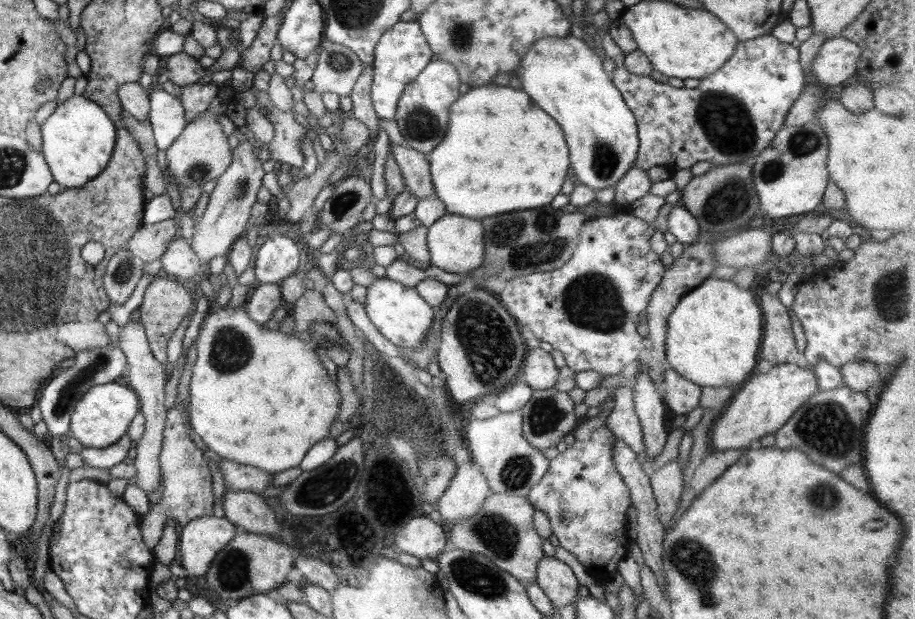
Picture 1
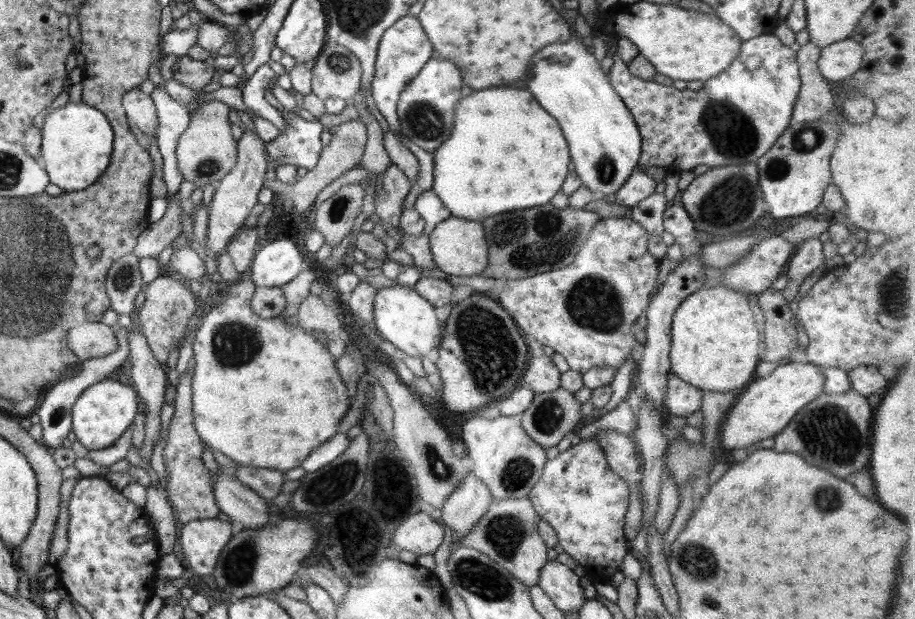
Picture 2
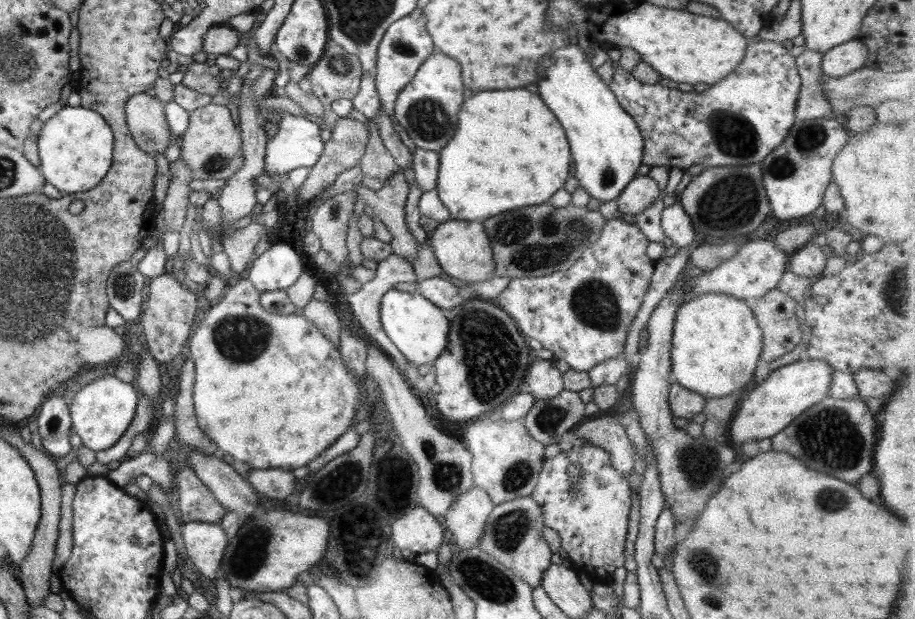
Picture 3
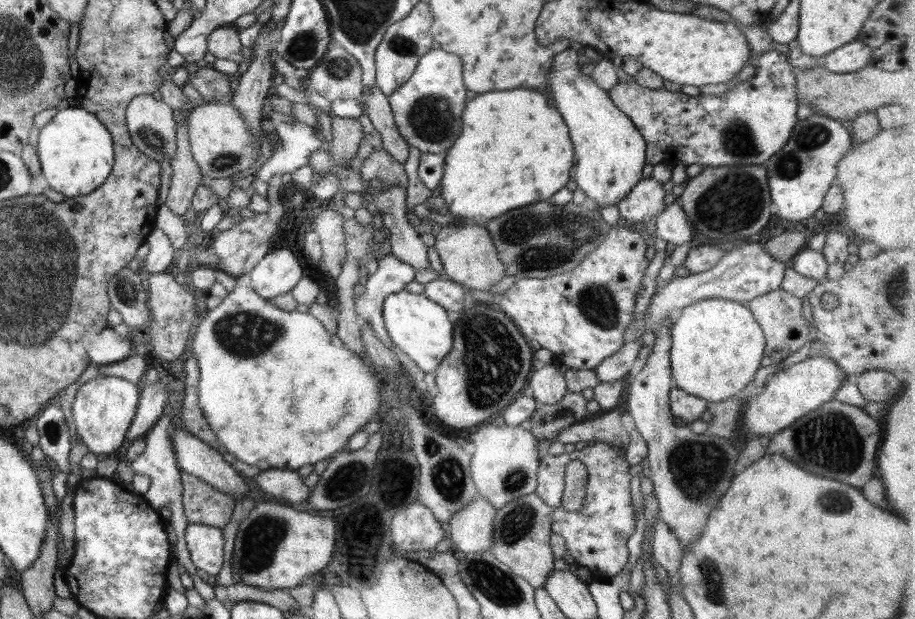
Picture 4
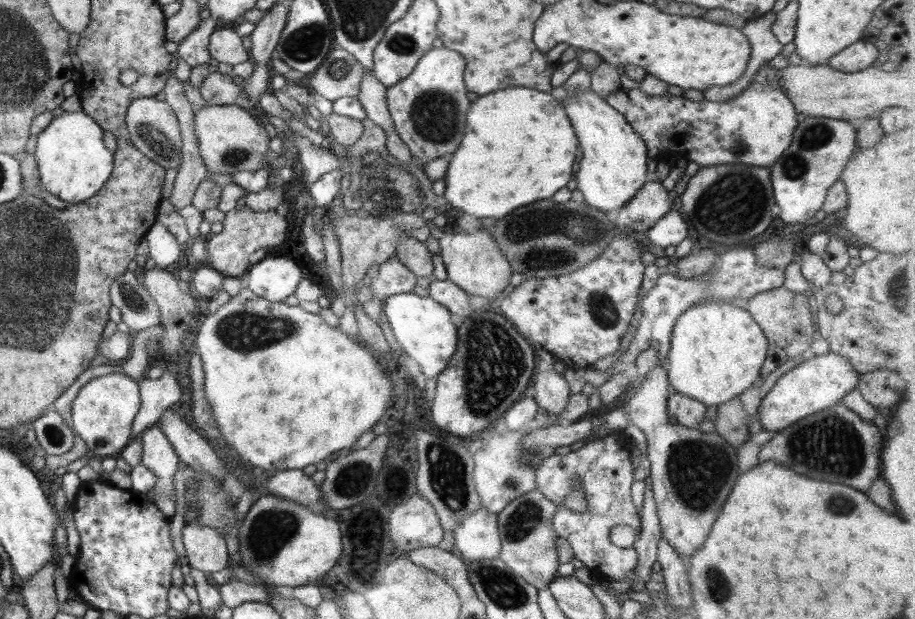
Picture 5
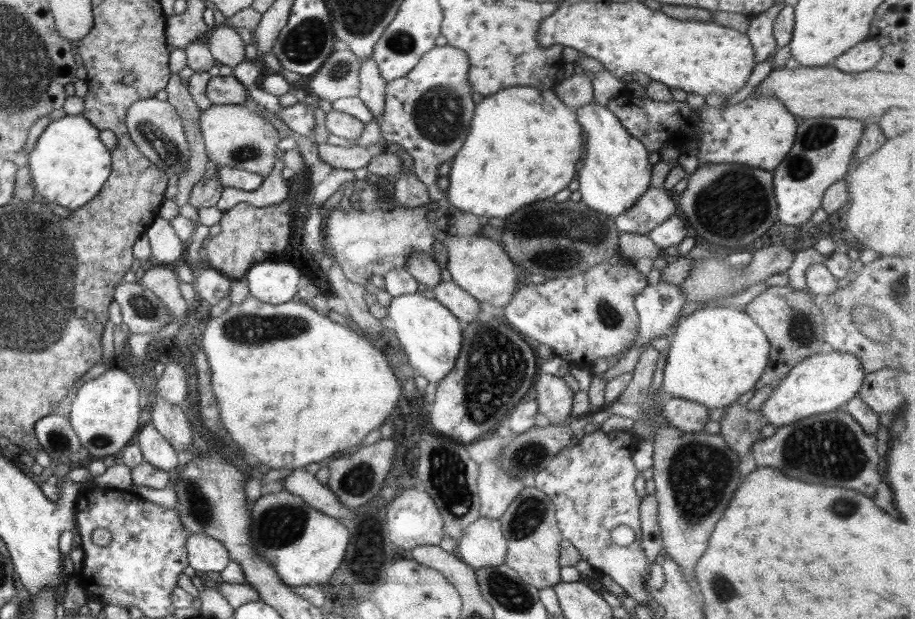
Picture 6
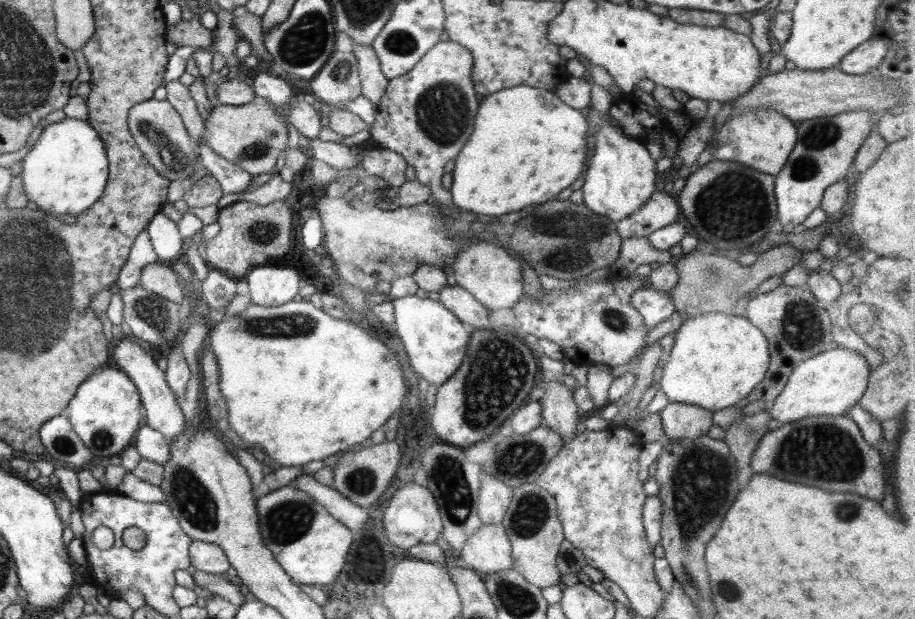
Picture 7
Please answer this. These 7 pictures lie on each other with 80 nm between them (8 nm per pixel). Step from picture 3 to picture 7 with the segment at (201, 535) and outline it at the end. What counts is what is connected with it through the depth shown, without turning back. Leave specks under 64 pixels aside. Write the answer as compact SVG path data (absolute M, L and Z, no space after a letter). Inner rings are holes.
M191 541L189 548L191 567L190 570L198 570L212 575L225 575L230 570L223 548L218 544L210 544L205 541Z

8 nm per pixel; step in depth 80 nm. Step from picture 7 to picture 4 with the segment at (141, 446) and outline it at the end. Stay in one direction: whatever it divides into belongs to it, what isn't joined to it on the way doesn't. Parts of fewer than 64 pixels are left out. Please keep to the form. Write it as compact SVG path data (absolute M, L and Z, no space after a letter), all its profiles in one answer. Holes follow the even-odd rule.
M162 414L162 416L156 421L156 424L152 428L148 429L148 432L144 434L145 449L142 454L134 461L128 462L132 467L134 474L145 474L151 478L151 485L149 491L144 495L147 503L157 511L162 507L169 508L171 510L171 518L167 524L171 524L177 535L177 562L185 568L185 571L190 575L190 579L194 582L193 590L204 599L205 602L214 598L214 590L210 584L206 584L198 574L196 574L196 566L192 562L190 551L188 551L188 545L186 545L185 530L189 525L187 518L185 517L185 510L182 504L182 481L180 480L180 471L178 470L177 460L175 457L175 450L171 445L171 440L168 437L168 430L170 430L170 415Z

